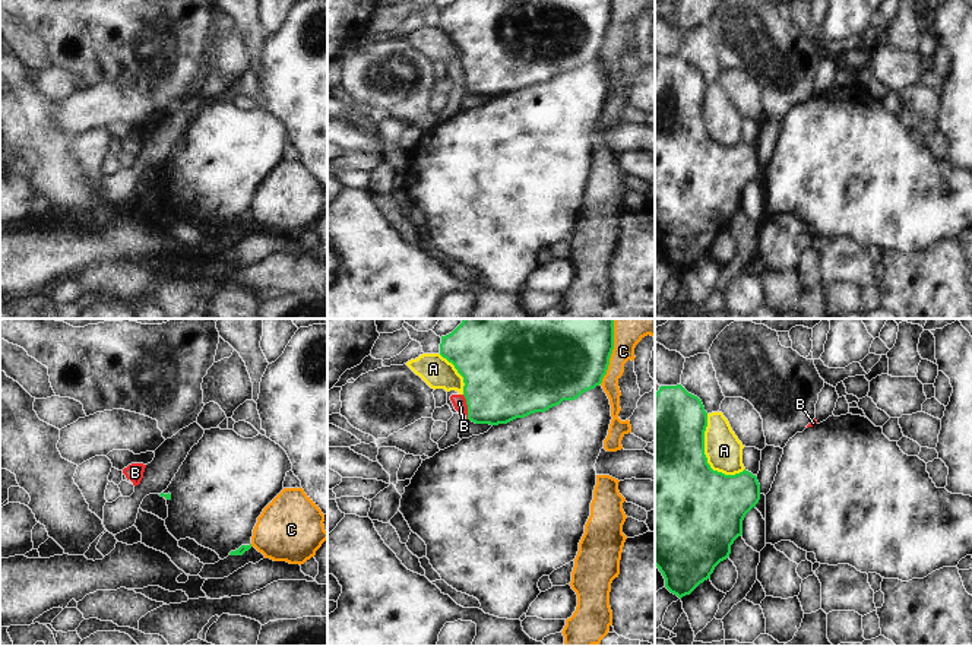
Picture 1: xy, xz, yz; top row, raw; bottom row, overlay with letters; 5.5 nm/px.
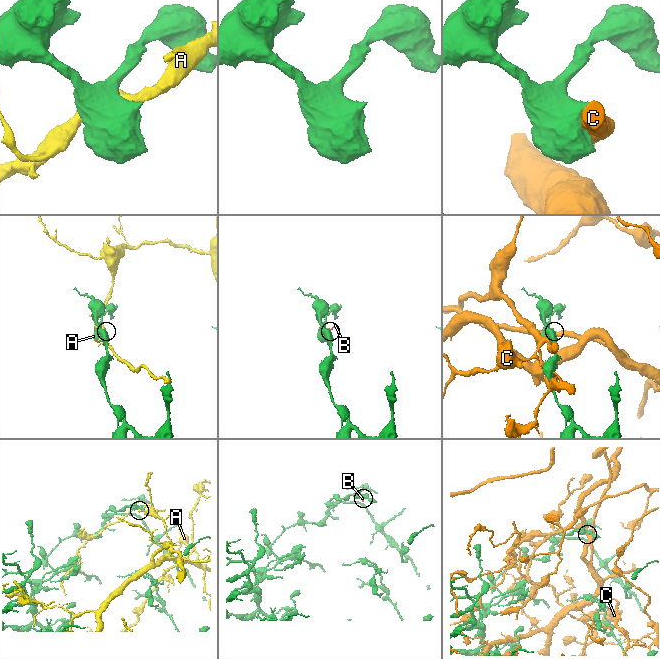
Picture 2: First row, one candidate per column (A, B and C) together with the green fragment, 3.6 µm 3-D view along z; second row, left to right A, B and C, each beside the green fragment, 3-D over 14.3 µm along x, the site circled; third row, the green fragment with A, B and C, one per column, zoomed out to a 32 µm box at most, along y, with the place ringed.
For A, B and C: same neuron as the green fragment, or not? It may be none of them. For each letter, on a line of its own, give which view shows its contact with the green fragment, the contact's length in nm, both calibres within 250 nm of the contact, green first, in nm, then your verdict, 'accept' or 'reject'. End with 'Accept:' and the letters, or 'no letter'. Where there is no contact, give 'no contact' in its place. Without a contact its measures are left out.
A: contact in yz; length 380 nm; calibres 500 and 200 nm; reject
B: contact in xz; length 140 nm; calibres 440 and 80 nm; reject
C: contact in xz; length 320 nm; calibres 380 and 130 nm; reject
Accept: no letter

